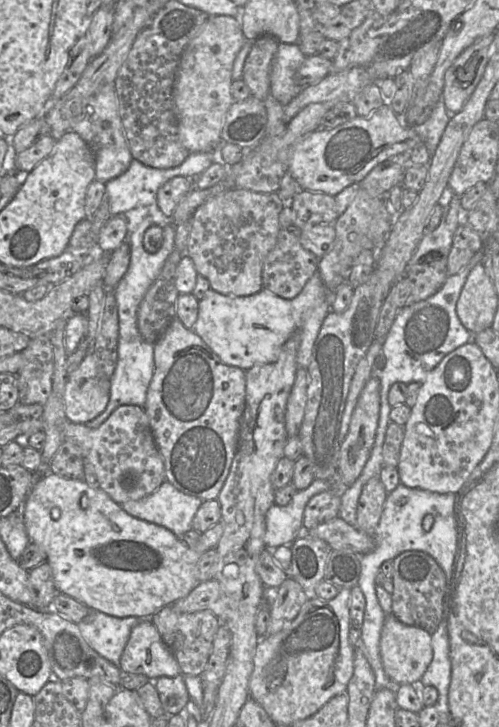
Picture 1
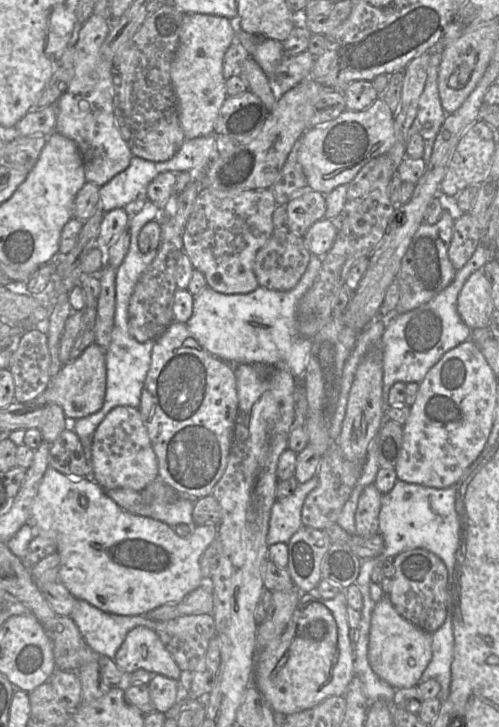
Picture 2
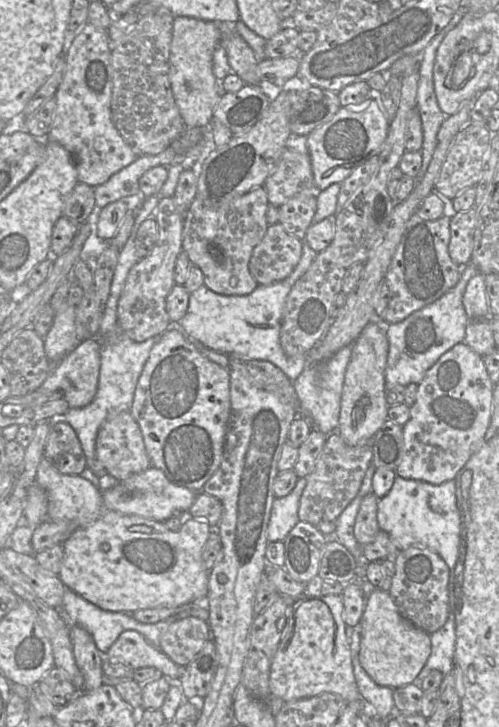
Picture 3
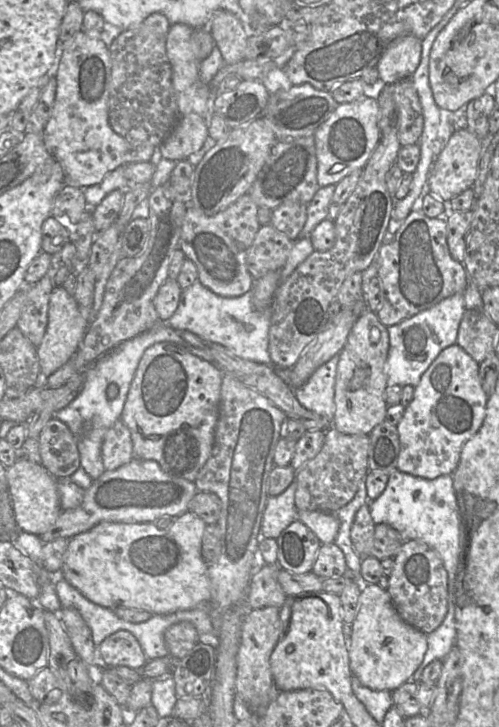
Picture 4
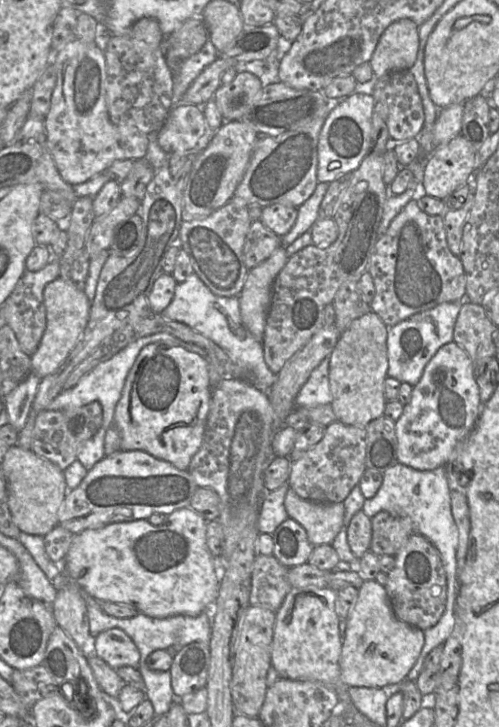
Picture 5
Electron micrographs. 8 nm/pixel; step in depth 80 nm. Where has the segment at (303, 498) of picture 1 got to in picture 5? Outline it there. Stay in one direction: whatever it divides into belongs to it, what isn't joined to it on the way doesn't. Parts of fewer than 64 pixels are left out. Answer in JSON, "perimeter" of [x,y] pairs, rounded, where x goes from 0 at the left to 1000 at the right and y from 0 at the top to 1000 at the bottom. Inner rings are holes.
{"perimeter":[[[577,664],[549,675],[531,677],[517,707],[515,726],[521,733],[545,735],[579,710],[569,696]]]}

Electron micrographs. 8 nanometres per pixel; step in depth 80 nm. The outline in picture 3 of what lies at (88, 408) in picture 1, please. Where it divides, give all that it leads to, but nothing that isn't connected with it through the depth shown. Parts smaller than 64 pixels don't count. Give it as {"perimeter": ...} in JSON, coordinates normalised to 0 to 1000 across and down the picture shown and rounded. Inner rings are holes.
{"perimeter":[[[192,466],[164,469],[106,503],[78,536],[124,541],[138,561],[174,558],[194,539],[200,488],[202,475]]]}

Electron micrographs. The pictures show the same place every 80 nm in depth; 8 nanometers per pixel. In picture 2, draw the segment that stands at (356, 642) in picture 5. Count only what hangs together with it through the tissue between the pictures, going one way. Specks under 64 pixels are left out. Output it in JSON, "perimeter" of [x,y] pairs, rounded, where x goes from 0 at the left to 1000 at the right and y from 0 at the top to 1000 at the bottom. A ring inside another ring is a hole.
{"perimeter":[[[778,818],[752,829],[741,856],[737,909],[747,924],[792,948],[836,945],[866,905],[866,876],[796,843]]]}

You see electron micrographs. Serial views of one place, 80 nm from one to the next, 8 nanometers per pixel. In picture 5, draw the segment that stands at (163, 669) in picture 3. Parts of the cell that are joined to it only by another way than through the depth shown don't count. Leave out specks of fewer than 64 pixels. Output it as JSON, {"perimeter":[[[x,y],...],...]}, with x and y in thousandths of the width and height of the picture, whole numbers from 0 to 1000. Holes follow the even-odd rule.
{"perimeter":[[[220,864],[200,869],[186,880],[186,897],[230,922],[248,916],[277,920],[279,894],[261,875],[240,864]]]}

